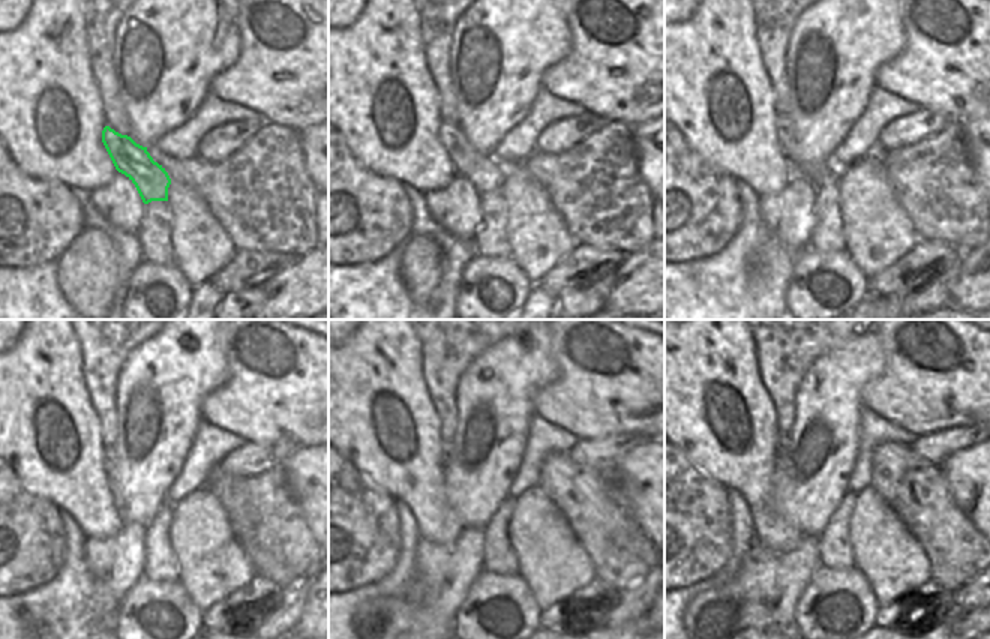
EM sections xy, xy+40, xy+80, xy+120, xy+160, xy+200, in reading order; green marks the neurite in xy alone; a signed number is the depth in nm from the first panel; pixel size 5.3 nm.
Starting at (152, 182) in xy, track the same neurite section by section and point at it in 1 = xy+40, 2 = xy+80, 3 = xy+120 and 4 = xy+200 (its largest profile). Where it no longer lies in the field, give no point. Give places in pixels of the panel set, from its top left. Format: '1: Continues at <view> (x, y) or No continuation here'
1: Continues at xy+40 (486, 174)
2: Continues at xy+80 (785, 129)
3: Continues at xy+120 (108, 456)
4: Continues at xy+200 (782, 441)

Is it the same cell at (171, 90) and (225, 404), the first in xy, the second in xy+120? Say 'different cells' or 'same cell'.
different cells

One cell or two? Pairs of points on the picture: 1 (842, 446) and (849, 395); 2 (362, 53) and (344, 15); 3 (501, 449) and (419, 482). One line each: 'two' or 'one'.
1: one
2: two
3: two

